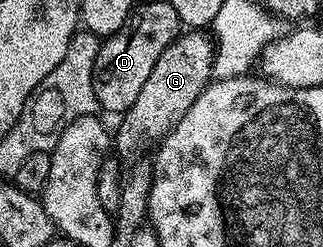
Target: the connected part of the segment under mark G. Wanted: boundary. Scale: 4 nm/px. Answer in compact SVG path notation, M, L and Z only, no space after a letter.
M187 30L175 37L161 58L157 58L157 66L153 66L145 86L141 86L137 102L120 119L122 122L113 136L118 157L129 158L145 149L151 140L162 141L173 126L185 118L185 110L189 110L189 106L193 106L193 102L197 102L208 84L212 83L215 47L212 37L203 30Z

